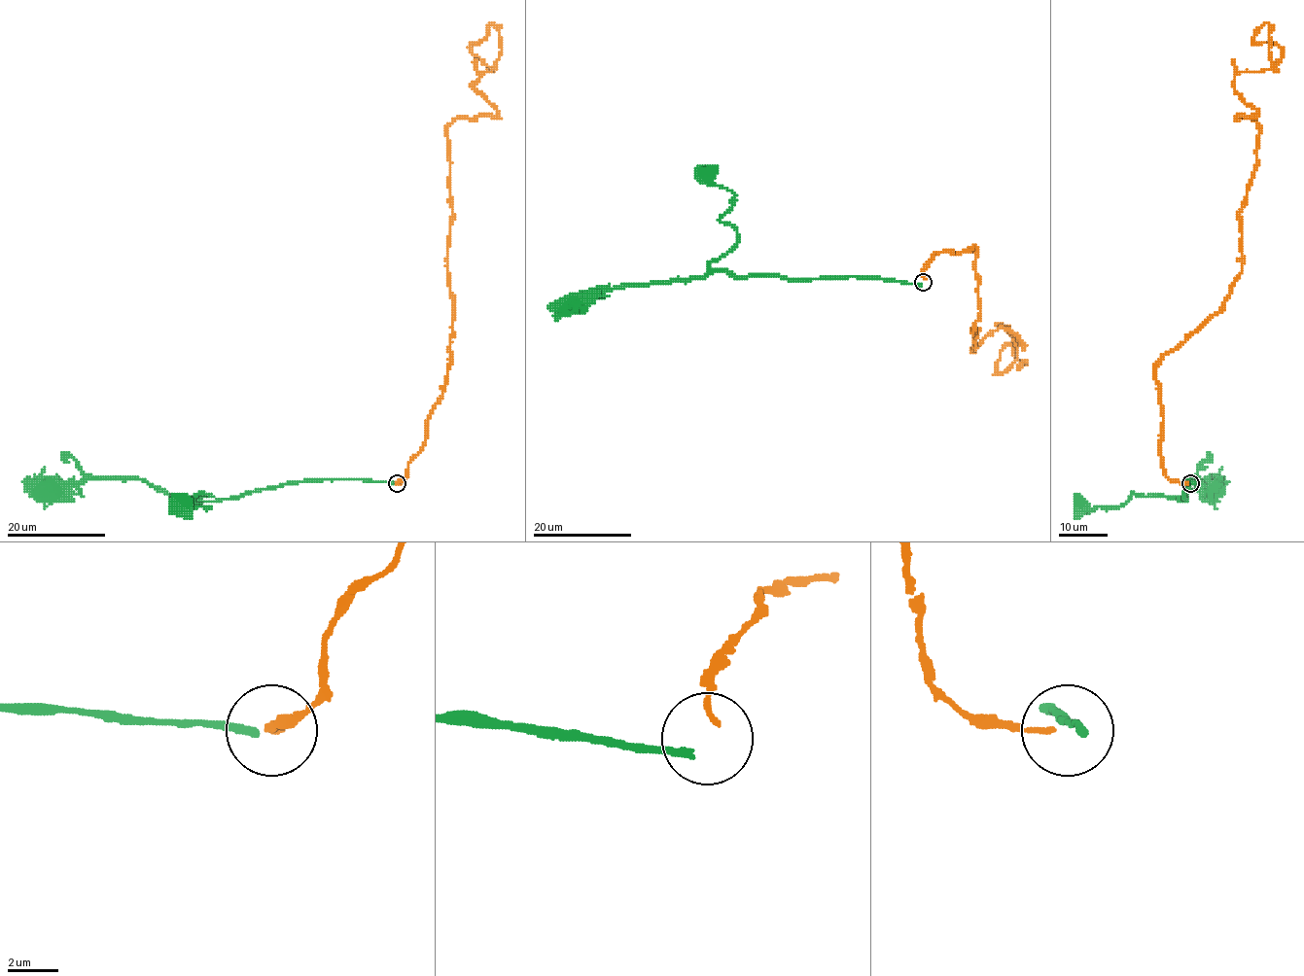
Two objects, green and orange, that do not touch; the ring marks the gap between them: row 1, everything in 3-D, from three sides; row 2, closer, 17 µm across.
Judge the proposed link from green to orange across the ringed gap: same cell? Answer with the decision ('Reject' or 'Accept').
Reject

